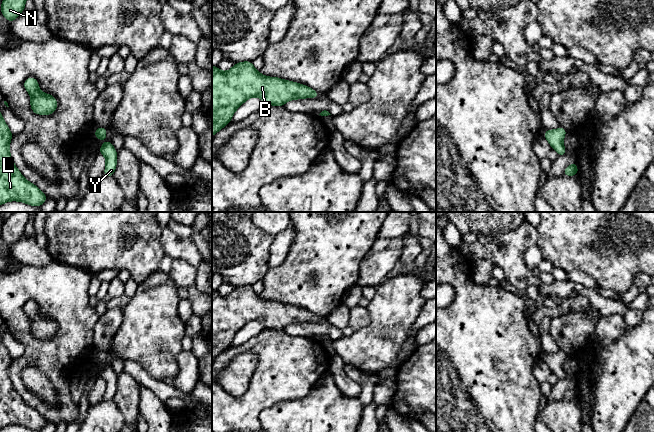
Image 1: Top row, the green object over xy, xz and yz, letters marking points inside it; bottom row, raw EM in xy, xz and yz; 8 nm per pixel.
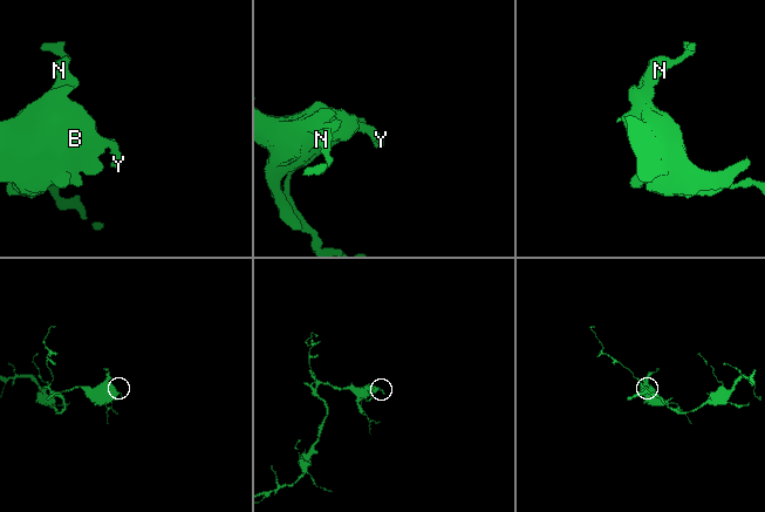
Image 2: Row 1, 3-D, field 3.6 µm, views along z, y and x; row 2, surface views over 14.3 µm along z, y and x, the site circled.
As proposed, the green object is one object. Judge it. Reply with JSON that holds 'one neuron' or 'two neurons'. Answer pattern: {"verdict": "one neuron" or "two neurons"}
{"verdict": "one neuron"}

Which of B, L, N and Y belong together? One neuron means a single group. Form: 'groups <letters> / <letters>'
groups B L N Y

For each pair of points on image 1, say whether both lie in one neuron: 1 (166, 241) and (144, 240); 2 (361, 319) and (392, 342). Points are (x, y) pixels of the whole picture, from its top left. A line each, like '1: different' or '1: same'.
1: different
2: different

